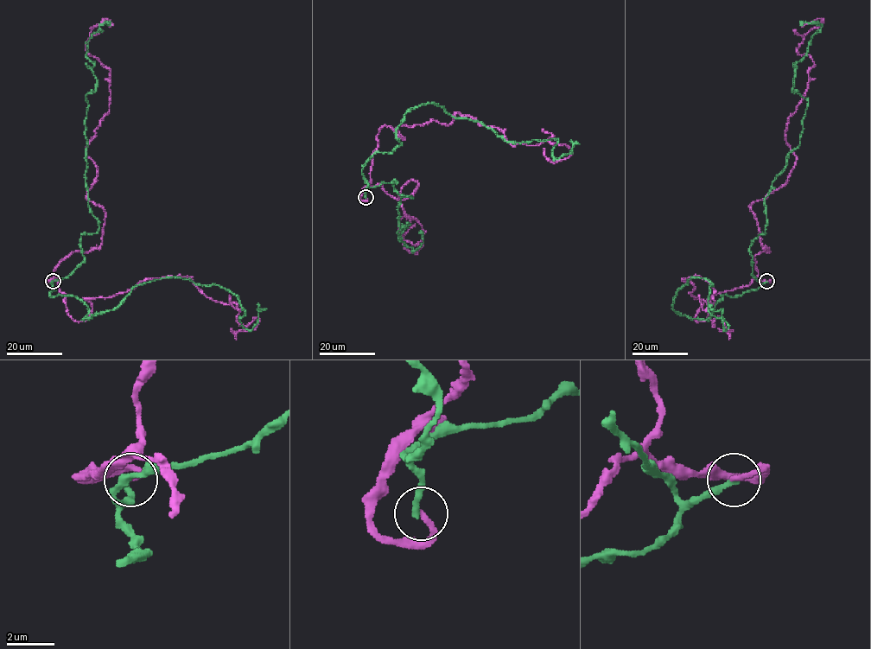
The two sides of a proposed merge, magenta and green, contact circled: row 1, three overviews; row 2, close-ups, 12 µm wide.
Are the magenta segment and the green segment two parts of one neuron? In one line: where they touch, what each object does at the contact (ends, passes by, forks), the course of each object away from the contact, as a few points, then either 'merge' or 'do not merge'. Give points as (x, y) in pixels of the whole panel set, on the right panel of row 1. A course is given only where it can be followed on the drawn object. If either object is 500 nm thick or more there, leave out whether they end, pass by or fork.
(766, 281) | magenta ends | green ends | magenta via (766, 281), (712, 295), (696, 321), (708, 307), (682, 280), (708, 283), (713, 327), (731, 330), (717, 328) | green via (766, 281), (721, 295), (708, 320), (672, 303), (691, 277), (707, 279), (708, 309), (726, 330), (709, 303) | do not merge

